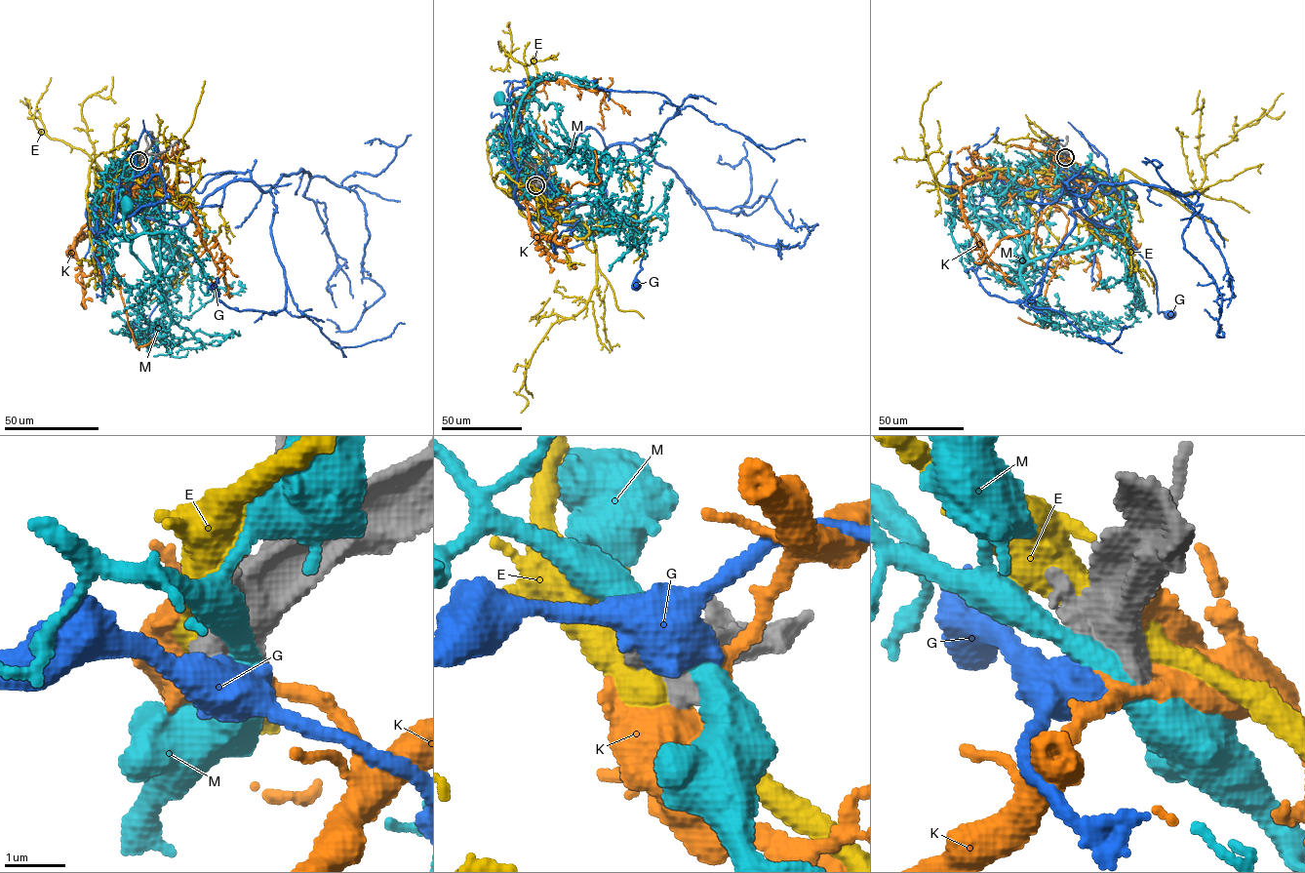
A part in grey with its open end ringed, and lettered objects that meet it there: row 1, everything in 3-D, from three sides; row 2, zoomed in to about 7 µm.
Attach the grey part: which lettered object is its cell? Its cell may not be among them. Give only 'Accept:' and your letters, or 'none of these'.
Accept: none of these

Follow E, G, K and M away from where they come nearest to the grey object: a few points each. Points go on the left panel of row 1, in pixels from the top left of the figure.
E: (138, 159), (129, 226), (136, 234), (148, 226), (100, 188), (91, 166), (94, 263), (76, 262)
G: (138, 160), (125, 160), (97, 193), (134, 213), (185, 224), (180, 230), (194, 257), (148, 324), (132, 324)
K: (138, 159), (141, 167), (109, 193), (145, 187), (173, 193), (192, 211), (205, 246), (223, 269), (214, 235)
M: (139, 160), (128, 200), (159, 278), (133, 235), (122, 239), (105, 220), (119, 234), (127, 204)

